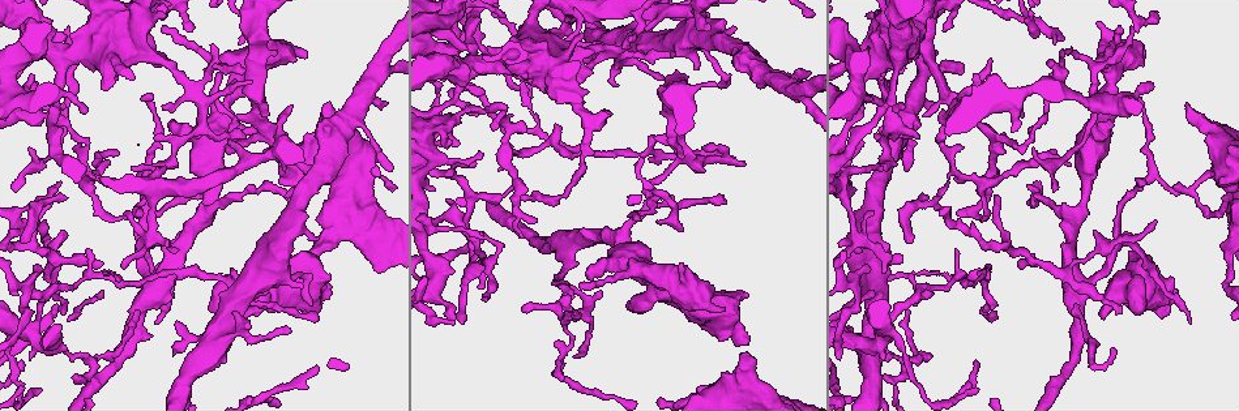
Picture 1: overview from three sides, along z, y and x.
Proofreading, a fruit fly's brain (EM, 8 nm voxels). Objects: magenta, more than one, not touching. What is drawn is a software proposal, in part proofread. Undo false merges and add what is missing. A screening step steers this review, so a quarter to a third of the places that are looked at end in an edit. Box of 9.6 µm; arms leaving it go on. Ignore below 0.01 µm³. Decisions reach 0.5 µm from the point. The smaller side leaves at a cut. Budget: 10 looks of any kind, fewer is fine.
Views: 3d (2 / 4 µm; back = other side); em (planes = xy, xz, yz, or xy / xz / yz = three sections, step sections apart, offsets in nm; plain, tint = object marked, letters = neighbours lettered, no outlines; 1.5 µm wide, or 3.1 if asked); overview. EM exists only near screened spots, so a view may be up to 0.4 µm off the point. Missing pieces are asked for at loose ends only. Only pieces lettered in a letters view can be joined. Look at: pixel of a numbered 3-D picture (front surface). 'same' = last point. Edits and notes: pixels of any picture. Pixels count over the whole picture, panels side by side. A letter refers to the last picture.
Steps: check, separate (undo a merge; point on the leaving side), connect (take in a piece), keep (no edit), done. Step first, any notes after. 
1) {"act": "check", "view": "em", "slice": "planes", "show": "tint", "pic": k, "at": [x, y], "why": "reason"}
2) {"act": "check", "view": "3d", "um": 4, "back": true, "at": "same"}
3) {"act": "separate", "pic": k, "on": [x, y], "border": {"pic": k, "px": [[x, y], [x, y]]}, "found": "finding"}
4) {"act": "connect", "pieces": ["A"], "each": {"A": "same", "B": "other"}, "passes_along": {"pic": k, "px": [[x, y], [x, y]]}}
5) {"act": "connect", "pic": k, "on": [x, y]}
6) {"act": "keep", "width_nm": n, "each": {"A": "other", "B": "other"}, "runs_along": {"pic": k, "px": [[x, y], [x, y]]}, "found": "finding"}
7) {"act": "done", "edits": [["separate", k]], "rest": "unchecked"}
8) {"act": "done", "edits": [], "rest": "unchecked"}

{"act": "check", "view": "em", "slice": "xz", "step": 8, "show": "letters", "pic": 1, "at": [611, 48], "why": "abrupt turn"}

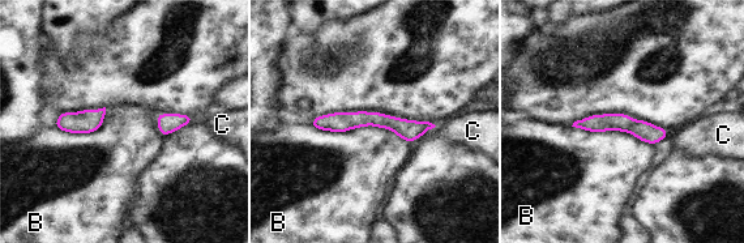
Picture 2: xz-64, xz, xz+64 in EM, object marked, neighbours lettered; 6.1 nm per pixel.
{"act": "check", "view": "em", "slice": "planes", "show": "letters", "at": "same"}

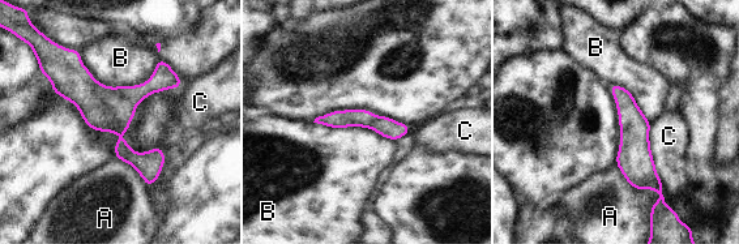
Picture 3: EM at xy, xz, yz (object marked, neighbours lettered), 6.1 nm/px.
{"act": "keep", "each": {"A": "other", "B": "other", "C": "other"}, "runs_along": {"pic": 3, "px": [[76, 54], [76, 82], [150, 180]]}, "found": "one cell here"}

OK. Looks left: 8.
{"act": "check", "view": "3d", "um": 4, "pic": 1, "at": [457, 93], "why": "branch point"}

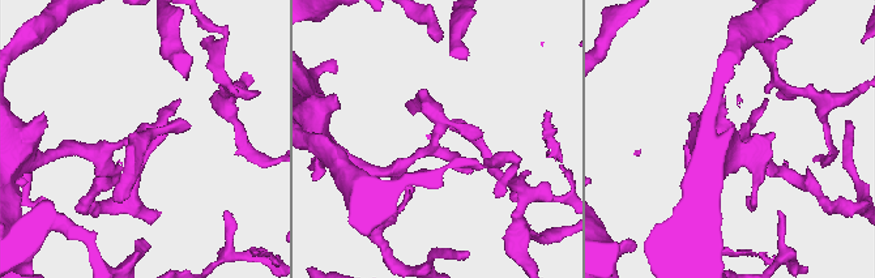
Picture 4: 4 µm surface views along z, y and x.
{"act": "check", "view": "em", "slice": "xy", "step": 8, "show": "tint", "pic": 4, "at": [146, 136], "why": "need the tissue"}

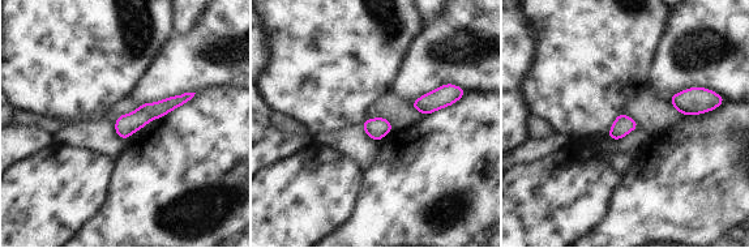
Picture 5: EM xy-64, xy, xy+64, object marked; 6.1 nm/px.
{"act": "check", "view": "em", "slice": "planes", "show": "letters", "at": "same"}

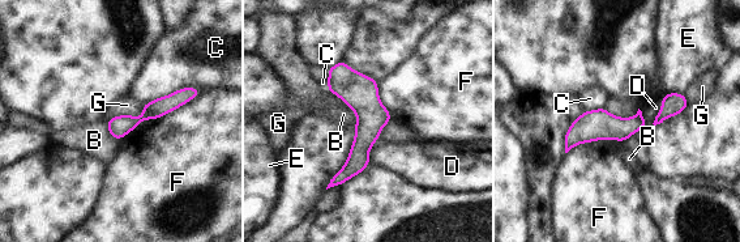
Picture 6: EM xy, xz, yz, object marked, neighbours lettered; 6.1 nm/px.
{"act": "keep", "longest_contact_nm": ["C", 380], "each": {"B": "other", "C": "other", "D": "other", "E": "other", "F": "other", "G": "other"}, "runs_along": {"pic": 6, "px": [[342, 66], [364, 140], [333, 182]]}, "found": "continuous, no second cell"}

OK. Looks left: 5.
{"act": "check", "view": "3d", "um": 4, "pic": 1, "at": [932, 293], "why": "thin end"}

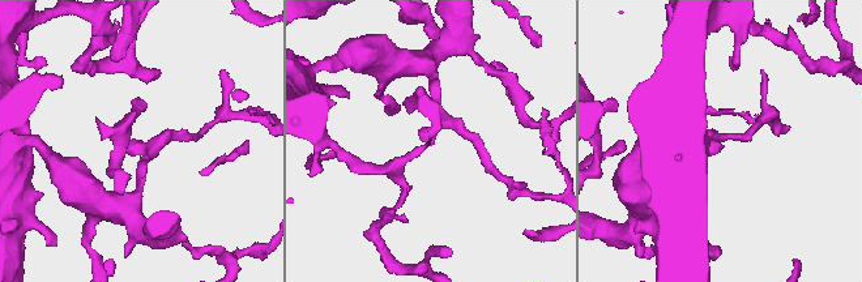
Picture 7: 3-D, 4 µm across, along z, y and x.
{"act": "check", "view": "em", "slice": "xz", "step": 8, "show": "letters", "pic": 7, "at": [432, 143], "why": "need the tissue"}

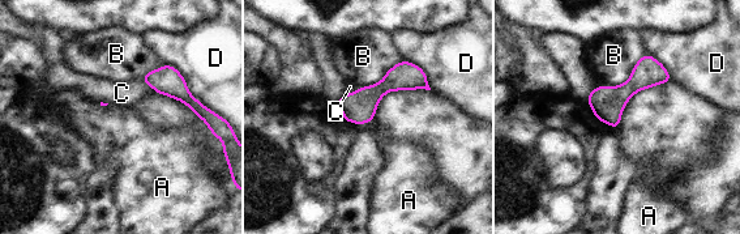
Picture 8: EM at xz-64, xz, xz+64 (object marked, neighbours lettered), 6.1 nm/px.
{"act": "keep", "each": {"A": "other", "B": "other", "C": "other", "D": "other"}, "border": {"pic": 8, "px": [[342, 118], [358, 124], [373, 118]]}, "found": "none of them fits"}

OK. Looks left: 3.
{"act": "check", "view": "3d", "um": 4, "pic": 1, "at": [260, 114], "why": "branch stops here"}

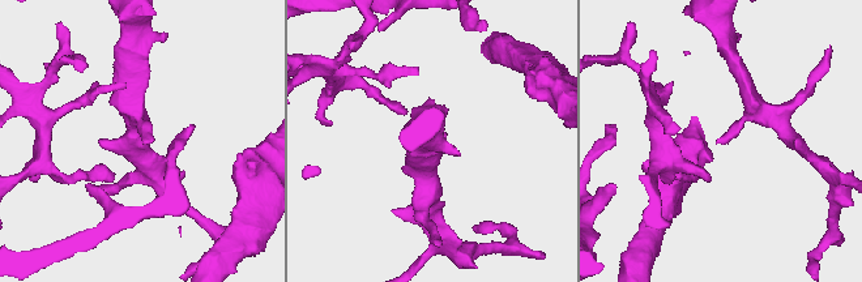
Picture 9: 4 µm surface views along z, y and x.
{"act": "check", "view": "em", "slice": "planes", "show": "plain", "pic": 9, "at": [144, 143]}

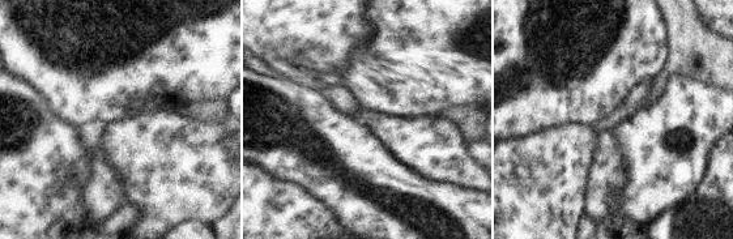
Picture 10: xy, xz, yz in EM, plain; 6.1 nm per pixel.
{"act": "check", "view": "em", "slice": "planes", "show": "letters", "at": "same", "why": "see the neighbours"}

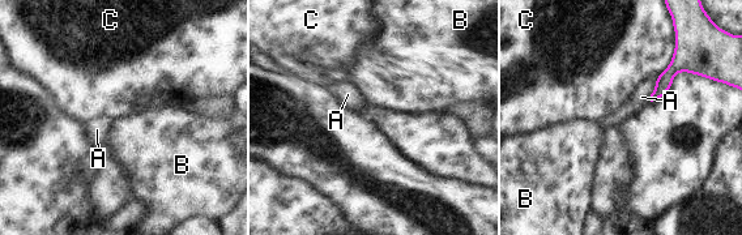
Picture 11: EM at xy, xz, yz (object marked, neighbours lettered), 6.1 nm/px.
{"act": "keep", "each": {"A": "other", "B": "other", "C": "other"}, "found": "none of them fits"}

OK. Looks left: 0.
{"act": "done", "edits": [], "rest": "unchecked"}

